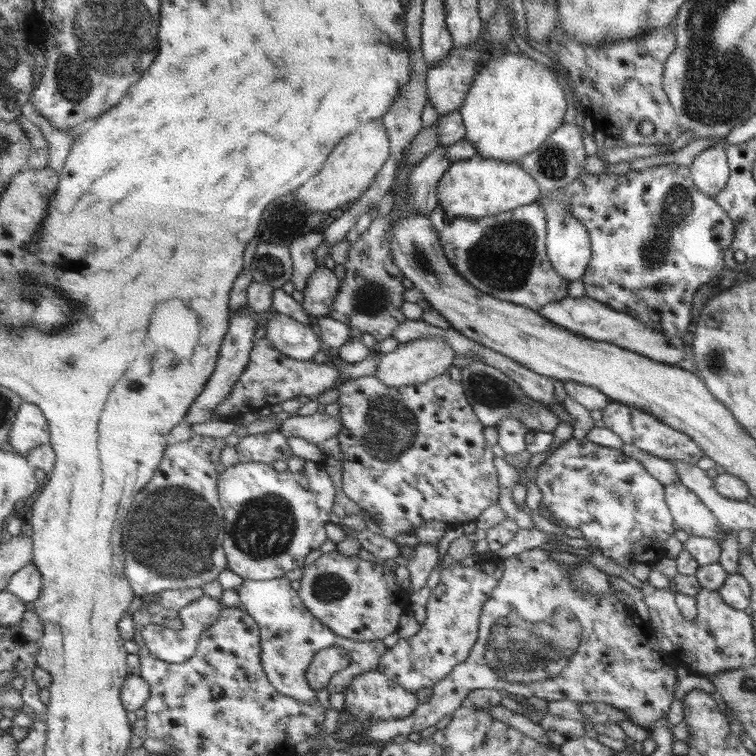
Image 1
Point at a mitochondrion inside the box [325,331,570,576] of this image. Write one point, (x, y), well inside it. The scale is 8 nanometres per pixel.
(390, 429)

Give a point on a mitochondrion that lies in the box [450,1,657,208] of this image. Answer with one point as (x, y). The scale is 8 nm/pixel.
(552, 163)

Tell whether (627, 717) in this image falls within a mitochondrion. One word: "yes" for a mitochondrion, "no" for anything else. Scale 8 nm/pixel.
no

